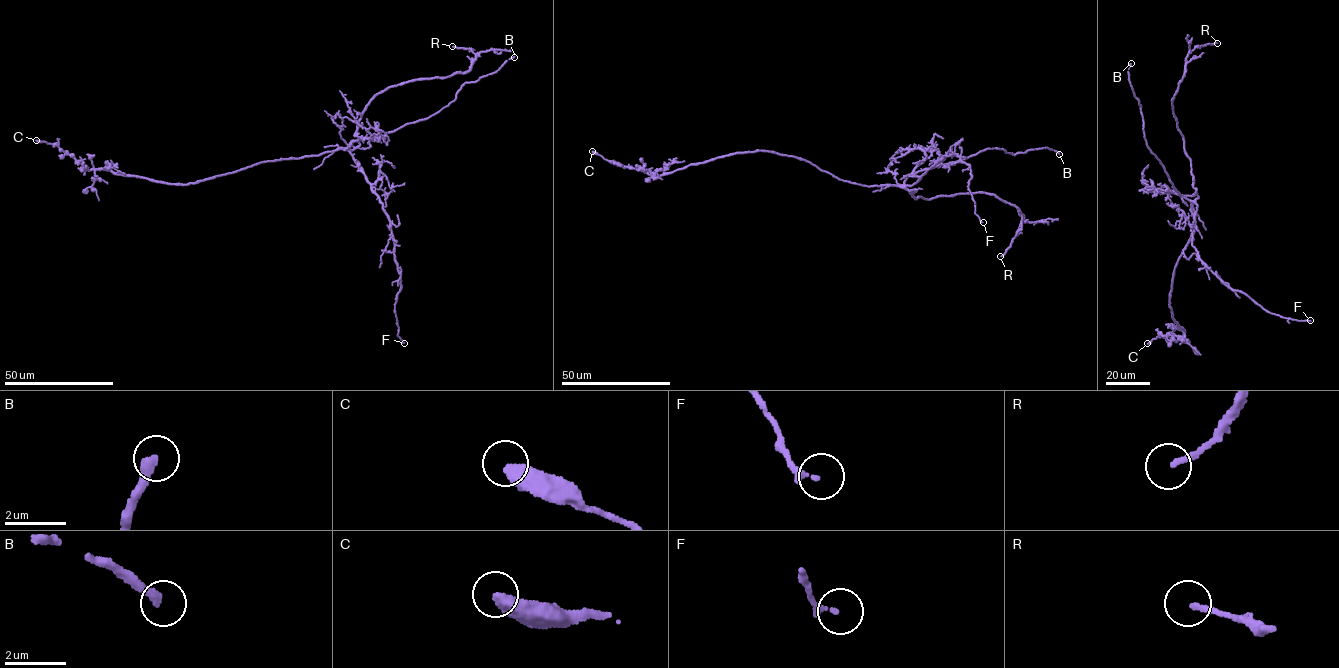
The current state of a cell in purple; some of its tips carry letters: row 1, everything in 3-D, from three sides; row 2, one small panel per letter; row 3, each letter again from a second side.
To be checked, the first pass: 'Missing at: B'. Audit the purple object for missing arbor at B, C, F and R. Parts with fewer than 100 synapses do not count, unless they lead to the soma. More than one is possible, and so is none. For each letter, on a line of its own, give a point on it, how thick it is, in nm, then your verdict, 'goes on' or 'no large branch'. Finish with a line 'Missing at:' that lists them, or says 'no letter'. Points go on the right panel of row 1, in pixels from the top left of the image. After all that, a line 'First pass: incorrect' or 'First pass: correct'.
B: at (1131, 63); 320 nm thick; goes on
C: at (1147, 343); 440 nm thick; no large branch
F: at (1310, 320); 200 nm thick; no large branch
R: at (1217, 43); 170 nm thick; no large branch
Missing at: B
First pass: correct

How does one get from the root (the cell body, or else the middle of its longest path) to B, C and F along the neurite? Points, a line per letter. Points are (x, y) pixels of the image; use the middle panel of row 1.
B: (855, 183), (902, 185), (918, 171), (988, 149), (1013, 154), (1044, 147), (1059, 154)
C: (855, 183), (838, 179), (797, 157), (761, 150), (730, 154), (658, 176), (610, 162), (592, 151)
F: (855, 183), (909, 186), (944, 155), (955, 154), (969, 165), (968, 190), (975, 213), (983, 222)

